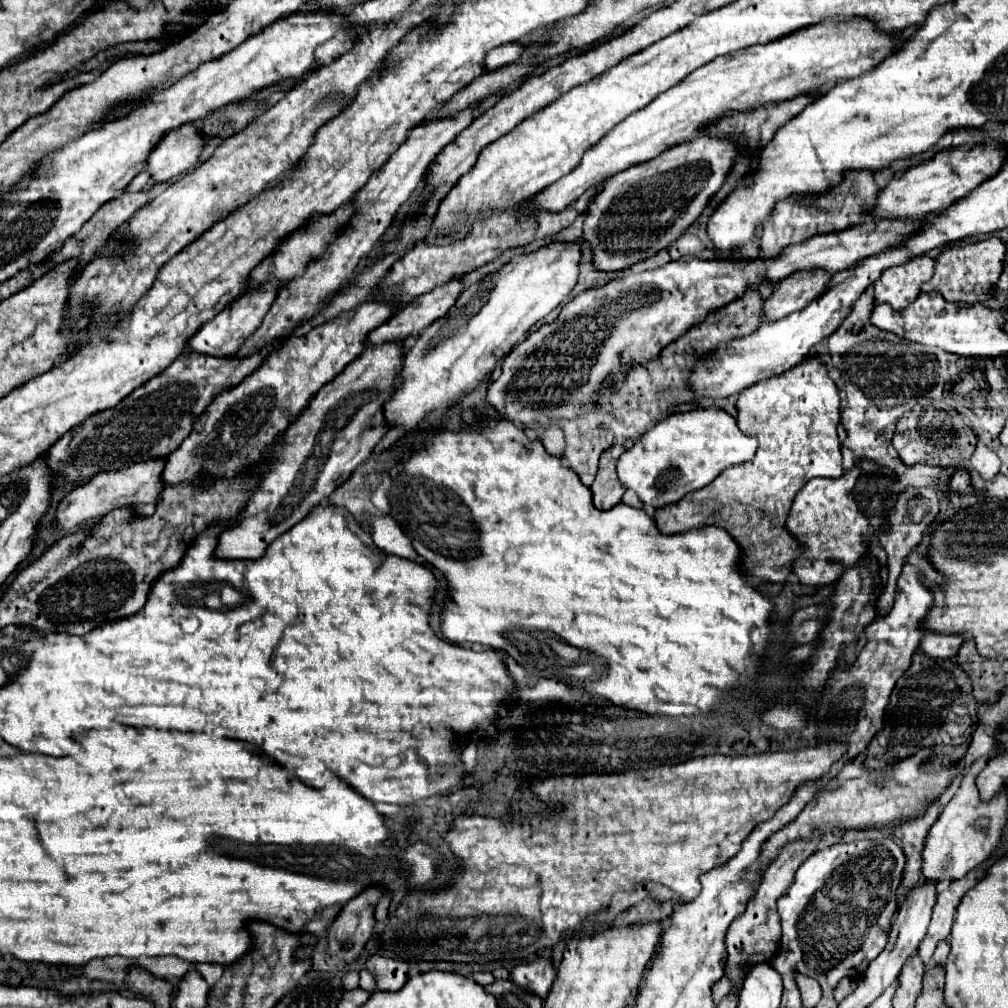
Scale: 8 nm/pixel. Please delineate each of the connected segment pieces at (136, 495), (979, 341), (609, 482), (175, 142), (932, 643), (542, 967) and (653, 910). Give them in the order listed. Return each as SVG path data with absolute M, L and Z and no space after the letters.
M147 461L147 465L131 465L131 469L119 469L119 473L99 473L89 483L75 487L69 495L65 495L55 513L55 529L69 531L87 519L101 517L111 509L133 509L139 517L153 515L155 501L163 489L159 485L159 473L163 471L163 461Z
M921 293L907 309L893 311L889 305L875 305L871 313L871 323L883 331L895 333L901 339L939 347L943 351L961 355L961 357L993 357L995 337L1003 335L1003 313L989 309L981 303L975 305L955 305L939 297L939 293Z
M615 445L615 447L607 449L601 455L599 471L597 471L597 477L595 477L593 485L591 485L593 503L595 503L597 509L607 511L607 509L621 503L621 497L623 497L625 489L623 489L623 485L619 485L615 465L617 465L623 451L625 451L625 445Z
M187 123L175 129L175 133L167 133L167 137L163 137L147 161L147 171L157 183L169 181L185 171L195 169L203 149L203 131L197 125Z
M927 631L921 641L921 651L925 651L933 659L951 659L957 655L963 643L963 635L945 635Z
M537 959L533 963L523 963L511 969L511 981L519 987L525 989L527 993L533 993L537 997L545 997L553 985L555 979L555 969L551 961L547 959Z
M647 897L641 903L633 905L625 913L617 915L615 925L635 925L635 923L645 923L645 921L663 921L674 913L673 902L657 903L655 899Z

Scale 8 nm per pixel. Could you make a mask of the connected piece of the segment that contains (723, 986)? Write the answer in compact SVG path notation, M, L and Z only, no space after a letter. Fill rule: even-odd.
M725 976L715 983L712 988L712 998L716 1007L721 1003L722 998L731 991L732 987L733 983Z

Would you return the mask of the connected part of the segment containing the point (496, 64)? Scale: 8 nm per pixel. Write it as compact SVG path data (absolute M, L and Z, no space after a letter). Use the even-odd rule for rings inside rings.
M511 41L511 45L501 45L499 49L493 49L491 53L487 53L487 69L499 69L509 63L515 63L525 55L525 51L527 51L527 45L519 41Z

